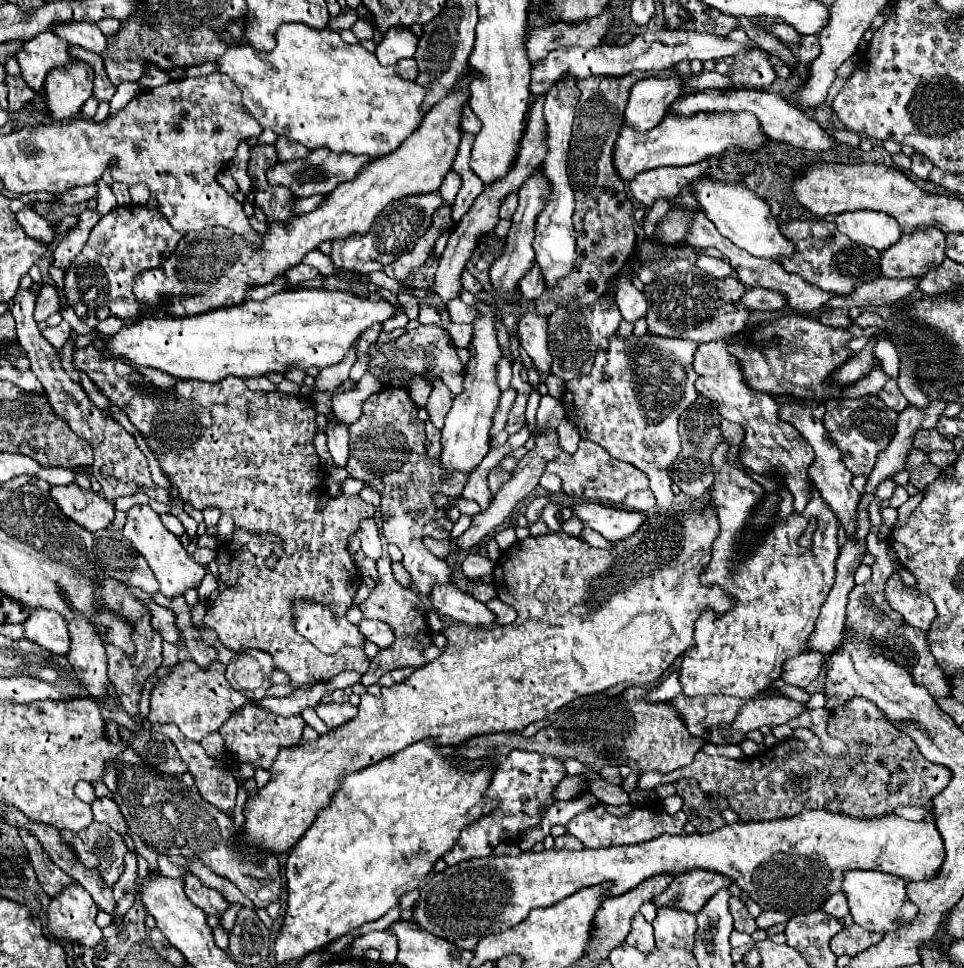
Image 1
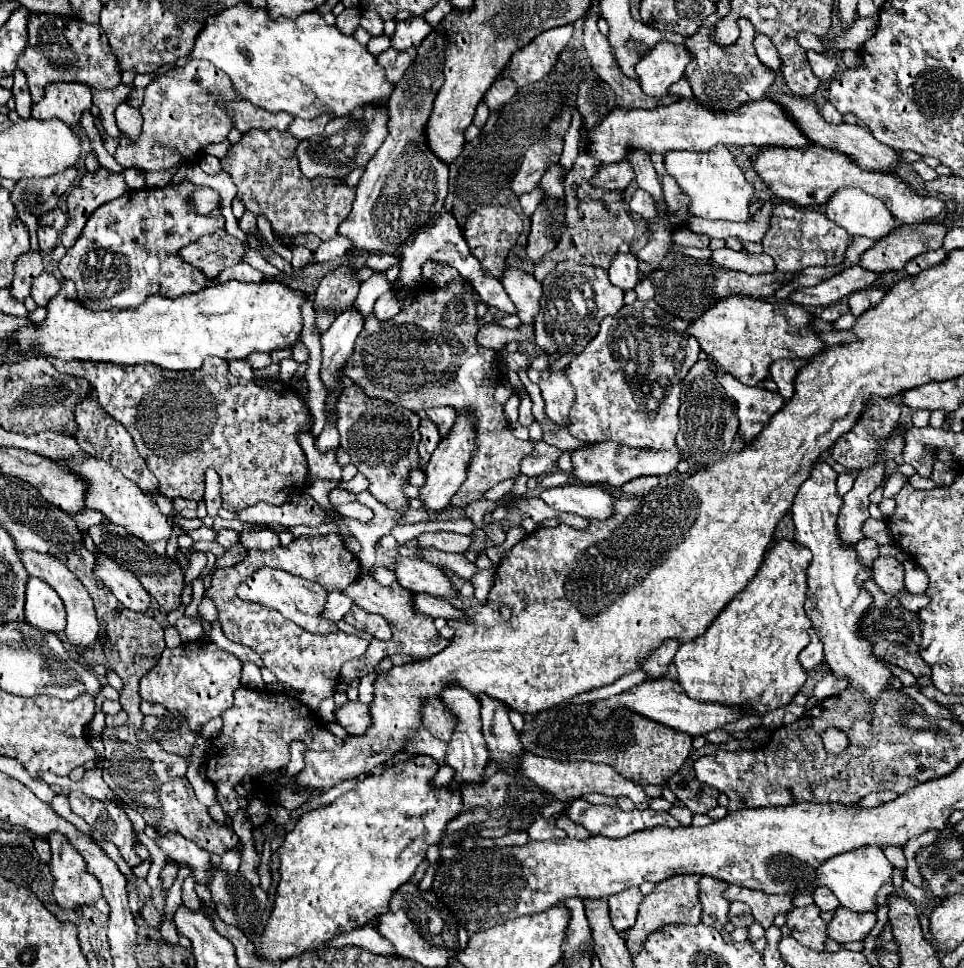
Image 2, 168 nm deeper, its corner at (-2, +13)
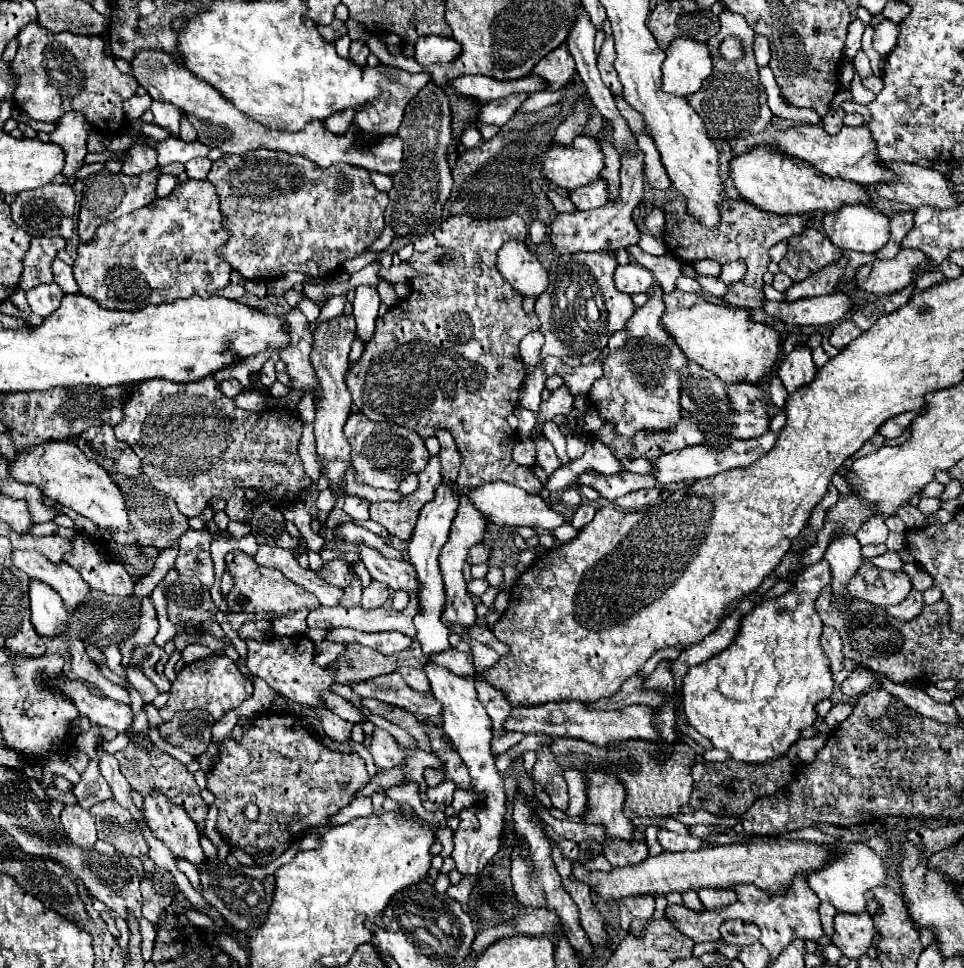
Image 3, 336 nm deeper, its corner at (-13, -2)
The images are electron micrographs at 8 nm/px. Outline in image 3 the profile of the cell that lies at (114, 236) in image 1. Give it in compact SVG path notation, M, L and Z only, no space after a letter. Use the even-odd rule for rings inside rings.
M186 180L178 184L166 198L156 198L152 204L102 224L90 242L78 244L78 256L74 260L74 280L84 296L90 296L104 308L136 310L148 304L174 302L178 298L214 296L214 290L230 284L230 266L220 262L216 248L224 244L232 234L220 224L222 212L216 190L208 180Z

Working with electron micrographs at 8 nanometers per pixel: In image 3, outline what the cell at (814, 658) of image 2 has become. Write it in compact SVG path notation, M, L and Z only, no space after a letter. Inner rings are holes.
M824 626L824 632L820 636L820 646L824 648L824 654L830 660L830 668L832 672L838 672L842 668L842 640L838 636L838 632L832 626Z

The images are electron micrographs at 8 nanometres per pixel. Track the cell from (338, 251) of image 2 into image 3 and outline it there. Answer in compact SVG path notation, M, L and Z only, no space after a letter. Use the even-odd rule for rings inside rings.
M386 226L386 230L380 234L380 238L370 246L370 250L376 250L376 252L382 252L382 250L386 250L390 244L392 244L392 240L394 240L394 228L392 226Z

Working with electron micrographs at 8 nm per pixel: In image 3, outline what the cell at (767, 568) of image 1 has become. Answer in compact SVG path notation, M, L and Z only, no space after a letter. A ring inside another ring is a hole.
M820 560L802 570L796 586L774 600L762 600L742 622L736 640L718 656L692 666L682 682L682 704L686 720L702 736L706 736L714 748L724 748L736 762L766 764L782 758L790 746L800 738L802 730L810 728L818 718L816 704L830 698L834 680L828 668L828 658L820 646L822 620L814 610L814 600L820 590L828 586L832 572L826 560Z

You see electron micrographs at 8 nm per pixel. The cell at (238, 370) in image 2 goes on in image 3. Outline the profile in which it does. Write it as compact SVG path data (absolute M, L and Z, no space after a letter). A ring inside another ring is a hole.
M230 378L230 380L222 380L222 382L220 382L220 390L222 390L222 394L224 394L224 396L234 398L234 396L238 396L244 388L240 386L240 382L238 382L238 380Z

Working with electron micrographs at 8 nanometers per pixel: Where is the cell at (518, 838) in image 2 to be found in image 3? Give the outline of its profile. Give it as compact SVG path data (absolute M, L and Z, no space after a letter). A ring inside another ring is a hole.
M465 876L457 885L449 887L447 894L459 902L464 911L468 912L470 908L471 894L476 887L475 884L478 884L476 877Z

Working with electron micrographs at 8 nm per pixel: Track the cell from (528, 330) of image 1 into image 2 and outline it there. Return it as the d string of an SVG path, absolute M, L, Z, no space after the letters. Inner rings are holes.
M509 269L503 275L503 287L509 293L511 301L517 307L517 317L525 325L533 325L533 317L539 313L539 301L541 301L541 285L535 281L533 275L521 271L521 269Z

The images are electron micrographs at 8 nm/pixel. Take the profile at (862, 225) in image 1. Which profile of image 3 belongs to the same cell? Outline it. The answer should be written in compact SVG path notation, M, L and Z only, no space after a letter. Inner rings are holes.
M844 204L822 220L824 234L842 250L878 252L890 238L888 216L864 204Z

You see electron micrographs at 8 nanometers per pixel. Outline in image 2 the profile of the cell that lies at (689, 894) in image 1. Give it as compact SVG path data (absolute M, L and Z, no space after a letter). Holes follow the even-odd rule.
M669 877L665 881L659 881L653 889L653 893L645 895L641 907L639 907L639 915L637 915L637 923L635 927L631 927L627 933L631 951L637 951L639 945L645 941L645 937L659 929L661 925L667 923L687 923L687 925L697 925L701 921L701 901L697 897L697 885L699 885L701 877Z

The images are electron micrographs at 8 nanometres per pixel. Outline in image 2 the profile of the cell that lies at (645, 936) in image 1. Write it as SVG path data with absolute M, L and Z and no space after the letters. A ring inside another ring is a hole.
M627 889L625 893L617 893L609 897L609 915L613 921L613 927L623 933L625 929L633 927L633 921L637 921L637 909L643 901L643 893L637 889Z

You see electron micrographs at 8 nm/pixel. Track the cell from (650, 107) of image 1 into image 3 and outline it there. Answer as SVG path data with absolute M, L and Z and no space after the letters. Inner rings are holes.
M676 38L666 50L662 66L662 90L676 96L694 94L704 78L712 74L712 56L708 44L688 38Z

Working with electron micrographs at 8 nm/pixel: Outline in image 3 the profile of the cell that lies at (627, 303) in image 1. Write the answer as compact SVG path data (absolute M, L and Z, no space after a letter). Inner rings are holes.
M626 264L626 266L618 266L614 272L614 284L620 292L626 294L636 294L636 292L646 292L654 282L654 276L638 266L638 264Z

